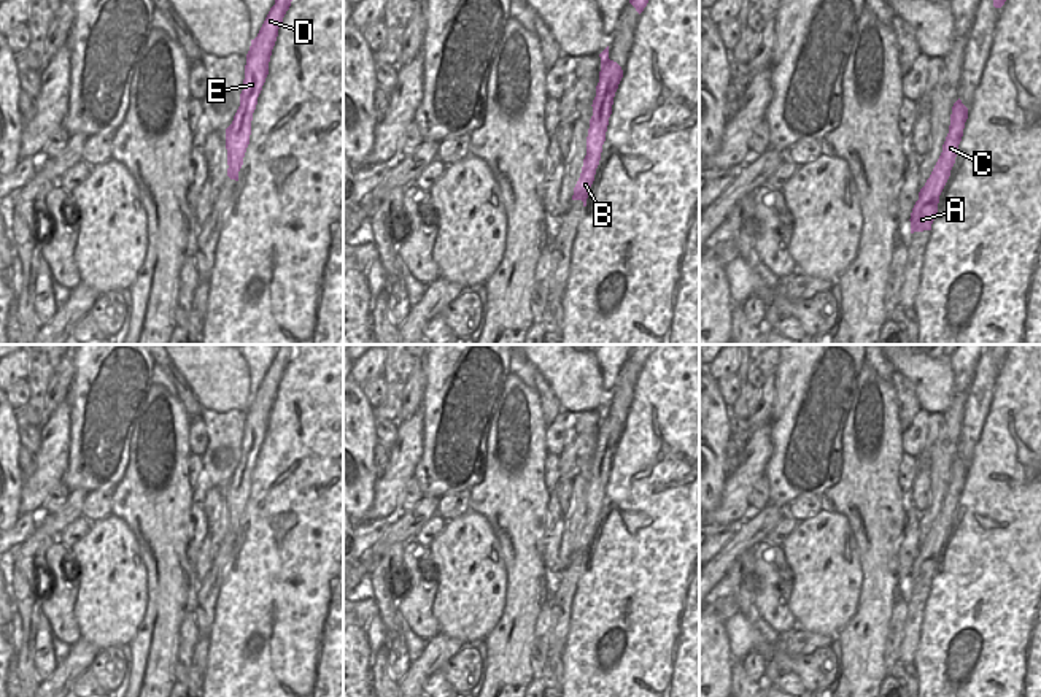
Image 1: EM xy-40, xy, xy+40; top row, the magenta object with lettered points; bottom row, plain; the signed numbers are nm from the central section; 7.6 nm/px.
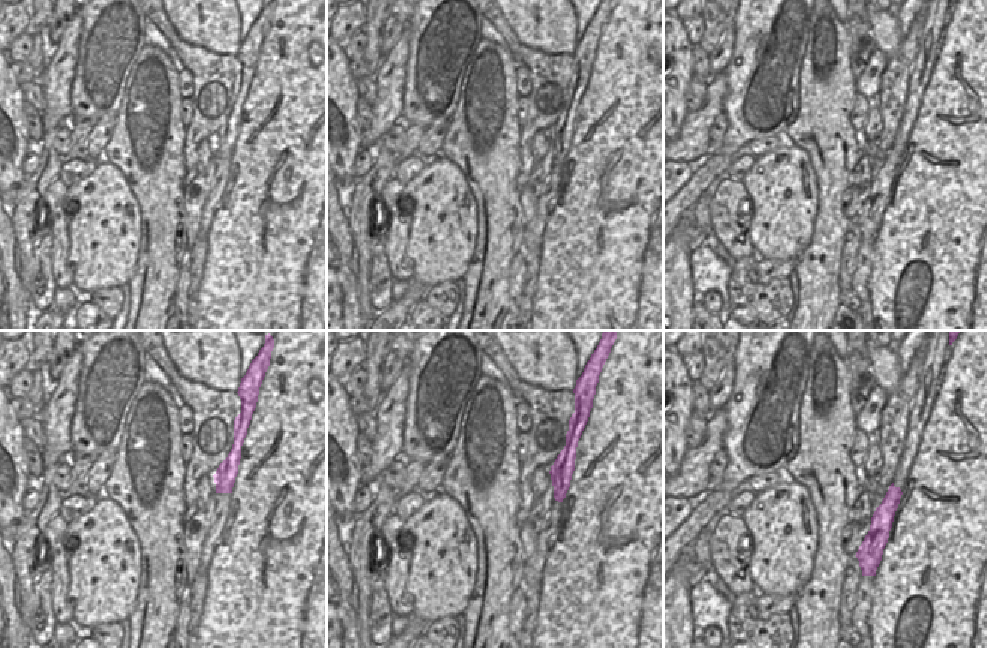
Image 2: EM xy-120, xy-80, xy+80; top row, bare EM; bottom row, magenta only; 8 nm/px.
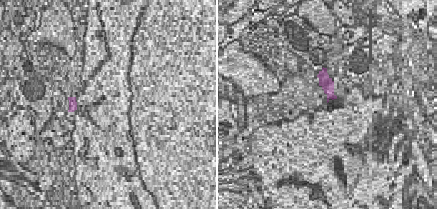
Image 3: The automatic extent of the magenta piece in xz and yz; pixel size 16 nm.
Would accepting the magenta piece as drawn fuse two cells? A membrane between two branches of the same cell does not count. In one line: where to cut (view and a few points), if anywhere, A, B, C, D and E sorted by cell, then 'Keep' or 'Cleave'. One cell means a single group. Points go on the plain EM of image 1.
No split. Groups: A B C D E. Keep.

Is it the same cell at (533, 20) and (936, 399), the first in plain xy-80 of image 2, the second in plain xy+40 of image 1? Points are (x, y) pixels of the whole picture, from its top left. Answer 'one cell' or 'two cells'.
one cell

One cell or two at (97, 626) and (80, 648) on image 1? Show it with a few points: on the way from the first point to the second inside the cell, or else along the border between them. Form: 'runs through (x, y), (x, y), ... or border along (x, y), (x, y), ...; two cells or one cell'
border along (80, 637), (99, 650); two cells

